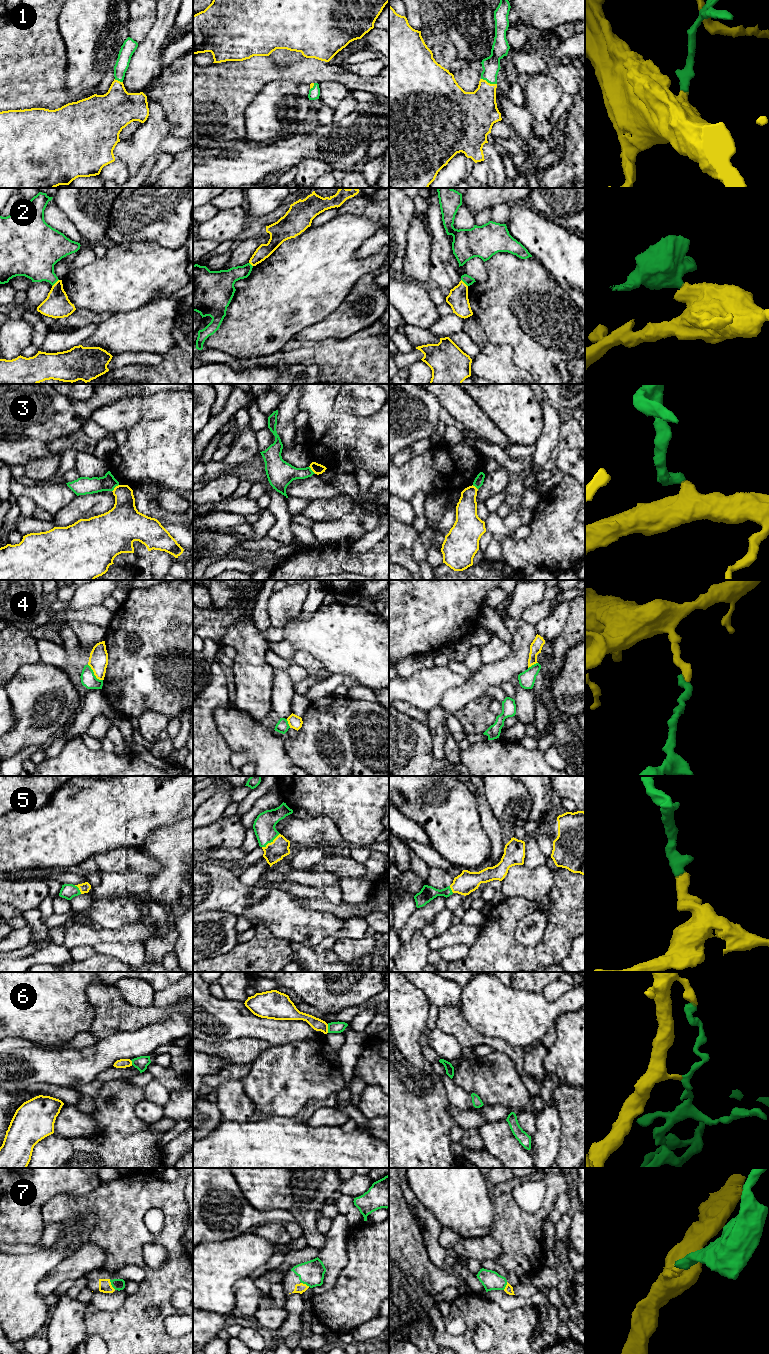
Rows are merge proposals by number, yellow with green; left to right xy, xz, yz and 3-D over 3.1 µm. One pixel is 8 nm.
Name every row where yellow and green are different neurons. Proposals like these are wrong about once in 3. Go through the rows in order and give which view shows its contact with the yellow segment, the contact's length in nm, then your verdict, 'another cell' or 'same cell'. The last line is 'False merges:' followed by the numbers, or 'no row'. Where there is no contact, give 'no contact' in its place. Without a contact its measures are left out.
1: meets yellow in yz; contact 140 nm long; same cell
2: meets yellow in xy; contact 80 nm long; another cell
3: meets yellow in xy; contact 80 nm long; another cell
4: meets yellow in xy; contact 180 nm long; another cell
5: meets yellow in xz; contact 180 nm long; same cell
6: meets yellow in xz; contact 70 nm long; another cell
7: meets yellow in xy; contact 100 nm long; same cell
False merges: 2, 3, 4, 6

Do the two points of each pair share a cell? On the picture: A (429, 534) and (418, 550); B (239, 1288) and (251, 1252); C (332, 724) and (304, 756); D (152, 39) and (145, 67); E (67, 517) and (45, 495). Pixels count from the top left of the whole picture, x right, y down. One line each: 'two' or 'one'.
A: one
B: two
C: one
D: one
E: two

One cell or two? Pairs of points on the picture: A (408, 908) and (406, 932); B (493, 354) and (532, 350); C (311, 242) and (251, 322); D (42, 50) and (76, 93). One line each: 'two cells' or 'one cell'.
A: two cells
B: two cells
C: one cell
D: two cells

